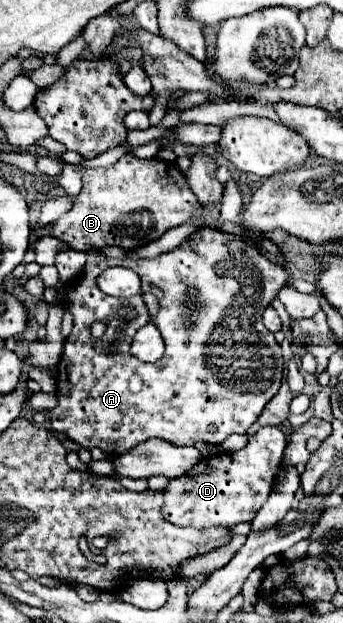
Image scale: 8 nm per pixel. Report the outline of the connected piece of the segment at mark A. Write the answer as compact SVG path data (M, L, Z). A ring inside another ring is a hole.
M200 230L178 248L150 260L114 260L104 258L98 252L88 252L84 272L74 278L78 282L68 284L64 296L64 306L70 308L74 316L74 330L66 338L57 365L56 380L66 387L58 390L58 408L54 412L50 410L52 428L84 448L98 446L112 456L126 454L150 438L160 438L174 446L194 446L196 442L222 444L230 434L246 434L282 382L280 344L274 340L274 334L264 328L262 312L270 306L280 288L288 284L288 274L282 266L266 260L260 254L260 246L262 240L256 238L238 238L218 230ZM102 264L122 264L134 270L142 282L140 294L128 300L106 296L96 284ZM148 292L160 300L160 312L156 314L154 324L166 344L164 356L154 364L140 362L128 350L136 330L150 320L142 300ZM126 304L136 306L138 310L138 318L134 322L116 318L116 310ZM96 320L108 320L102 338L94 338L90 334L90 326ZM118 326L124 330L122 336L118 336ZM108 346L116 346L118 354L106 354L104 348Z

